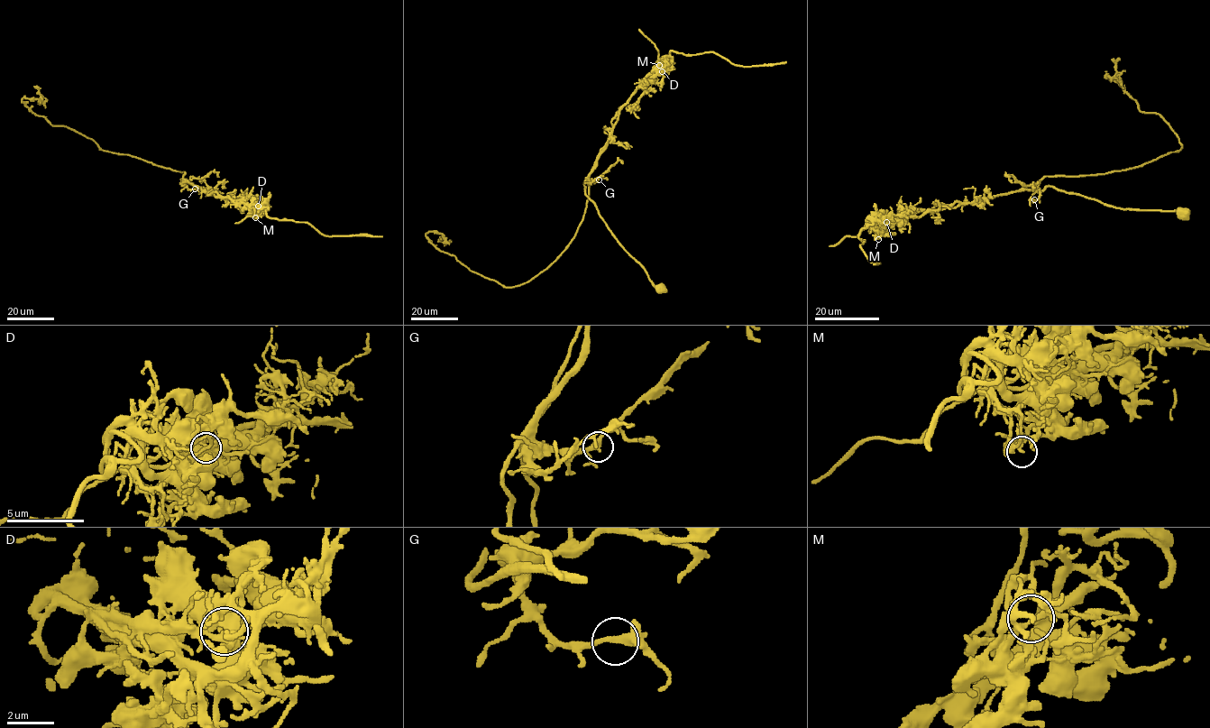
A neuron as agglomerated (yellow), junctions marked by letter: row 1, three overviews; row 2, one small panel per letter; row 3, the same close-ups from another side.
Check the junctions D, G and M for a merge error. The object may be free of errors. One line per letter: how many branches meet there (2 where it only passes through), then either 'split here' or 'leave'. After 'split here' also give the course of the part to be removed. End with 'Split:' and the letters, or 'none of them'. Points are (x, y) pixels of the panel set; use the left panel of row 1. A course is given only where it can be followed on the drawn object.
D: 2 branches meet; split here; foreign part runs (259, 206), (208, 195), (184, 172), (103, 151), (54, 126), (22, 101), (40, 99), (33, 86)
G: 2 branches meet; leave
M: 2 branches meet; leave
Split: D

